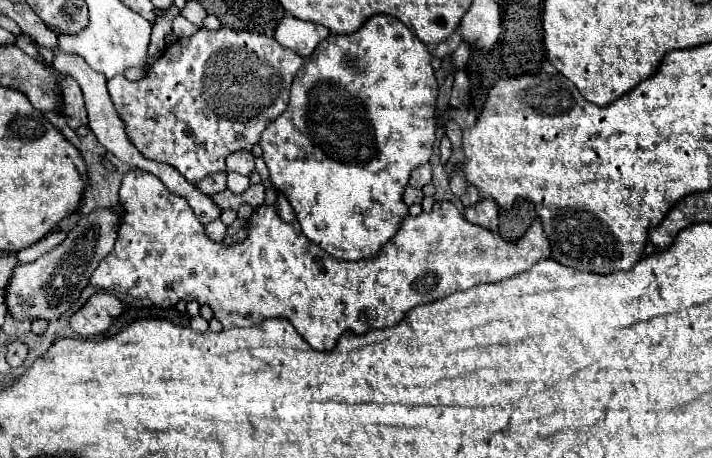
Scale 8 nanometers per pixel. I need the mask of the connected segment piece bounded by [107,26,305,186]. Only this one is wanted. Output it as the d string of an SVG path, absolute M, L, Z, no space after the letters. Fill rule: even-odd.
M201 26L193 36L175 40L139 82L115 76L107 82L107 88L135 148L149 160L173 166L195 186L209 174L225 172L225 158L229 154L237 150L251 150L259 142L267 124L287 108L291 82L303 62L305 60L297 56L297 52L283 48L273 36L231 30L225 26L217 30Z

